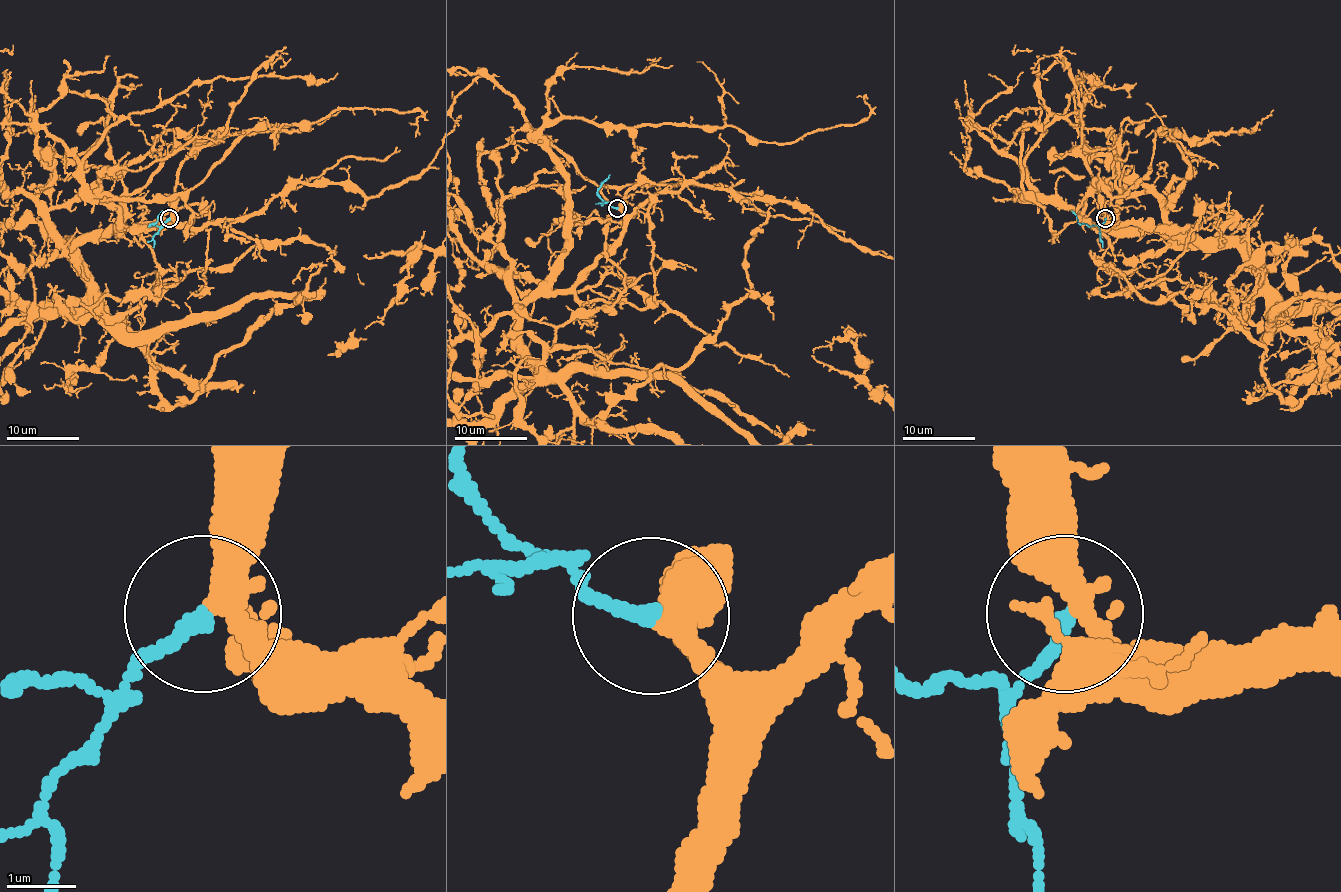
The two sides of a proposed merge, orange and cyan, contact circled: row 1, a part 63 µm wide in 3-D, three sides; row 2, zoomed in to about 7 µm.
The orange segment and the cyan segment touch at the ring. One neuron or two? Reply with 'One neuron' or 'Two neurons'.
One neuron

